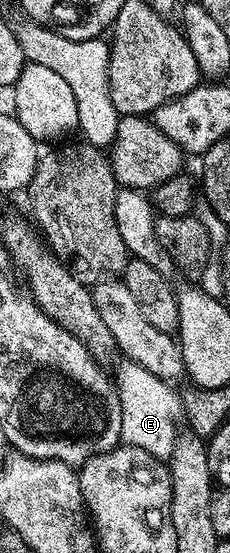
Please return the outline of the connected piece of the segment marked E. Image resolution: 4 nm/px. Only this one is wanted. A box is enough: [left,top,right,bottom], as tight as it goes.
[114,358,182,461]

